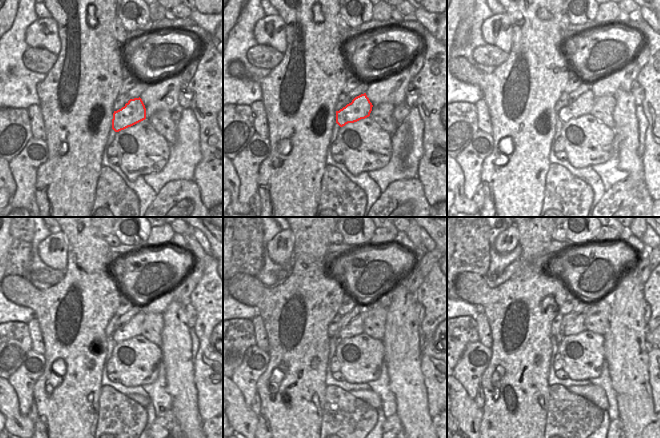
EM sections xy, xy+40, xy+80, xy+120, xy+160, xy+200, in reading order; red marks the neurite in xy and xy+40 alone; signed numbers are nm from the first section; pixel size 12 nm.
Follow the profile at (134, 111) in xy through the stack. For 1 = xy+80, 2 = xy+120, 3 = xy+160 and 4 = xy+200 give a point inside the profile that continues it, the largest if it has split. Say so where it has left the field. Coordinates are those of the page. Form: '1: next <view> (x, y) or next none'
1: next xy+80 (583, 105)
2: next xy+120 (133, 328)
3: next xy+160 (356, 326)
4: next xy+200 (576, 325)

